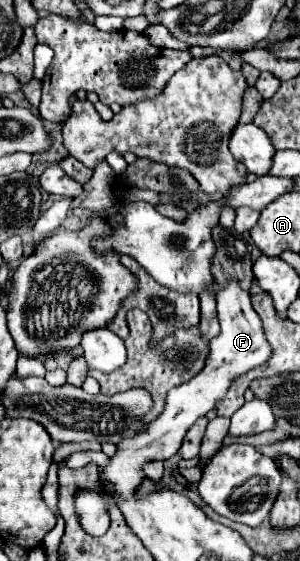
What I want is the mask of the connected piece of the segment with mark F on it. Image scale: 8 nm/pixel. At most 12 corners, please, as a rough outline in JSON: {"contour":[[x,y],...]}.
{"contour":[[218,291],[222,331],[162,415],[122,439],[104,479],[130,497],[230,383],[270,359],[250,293]]}

